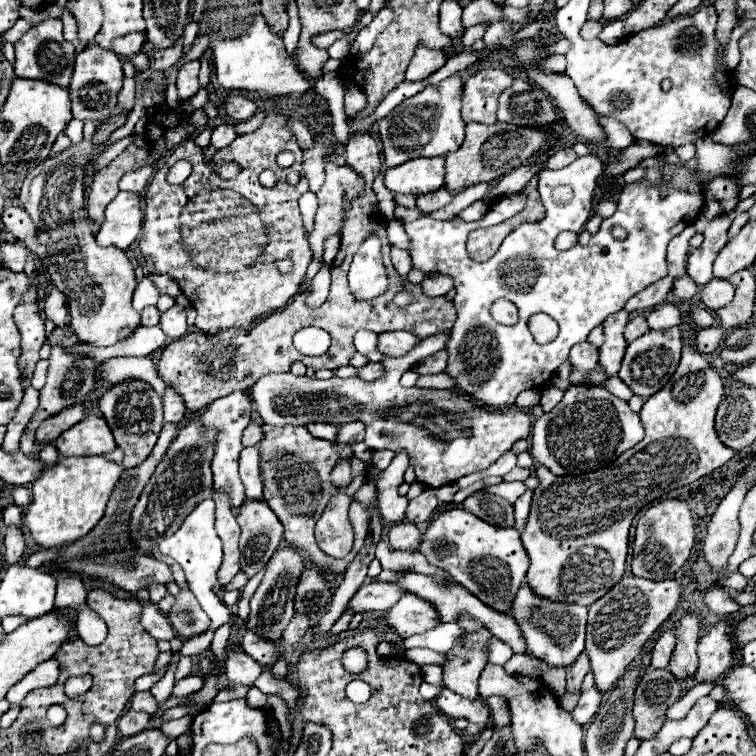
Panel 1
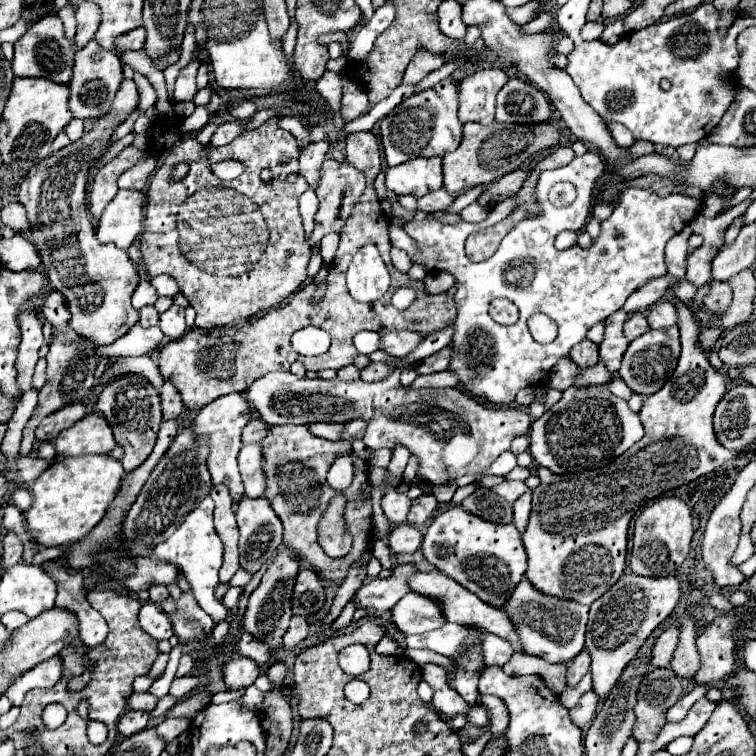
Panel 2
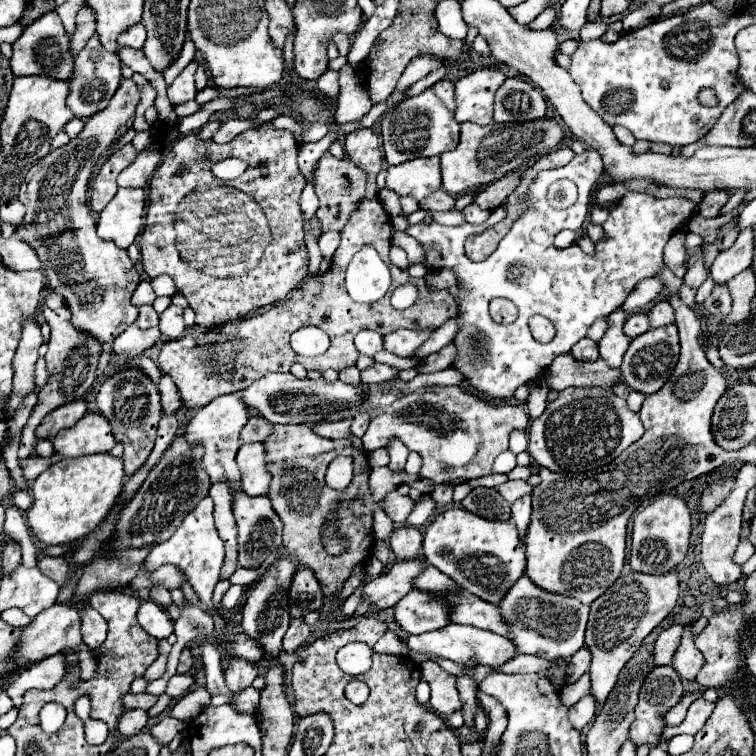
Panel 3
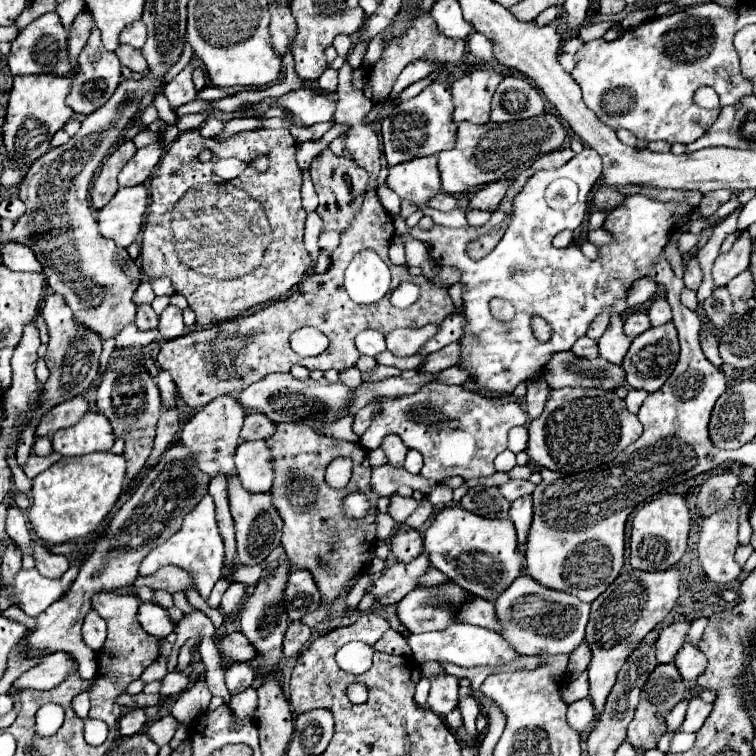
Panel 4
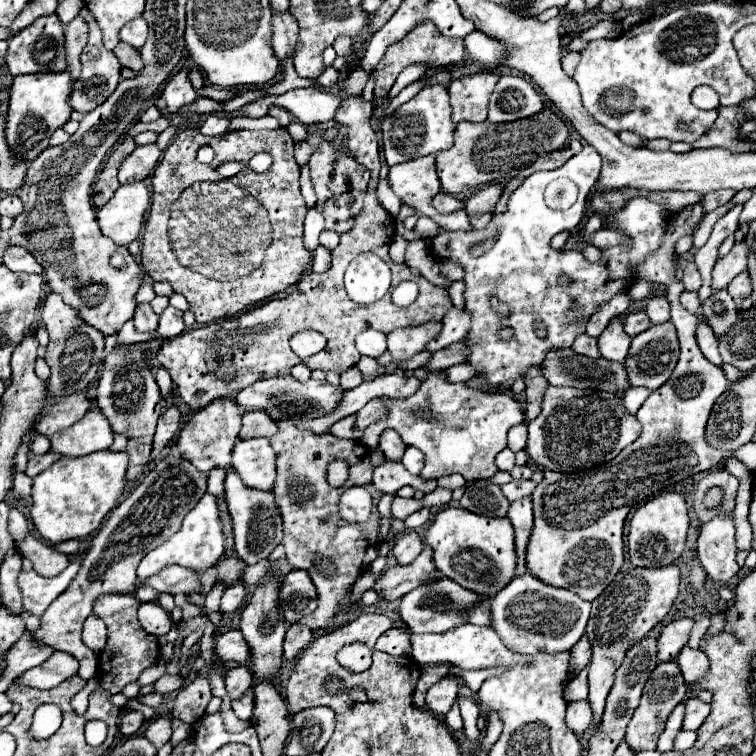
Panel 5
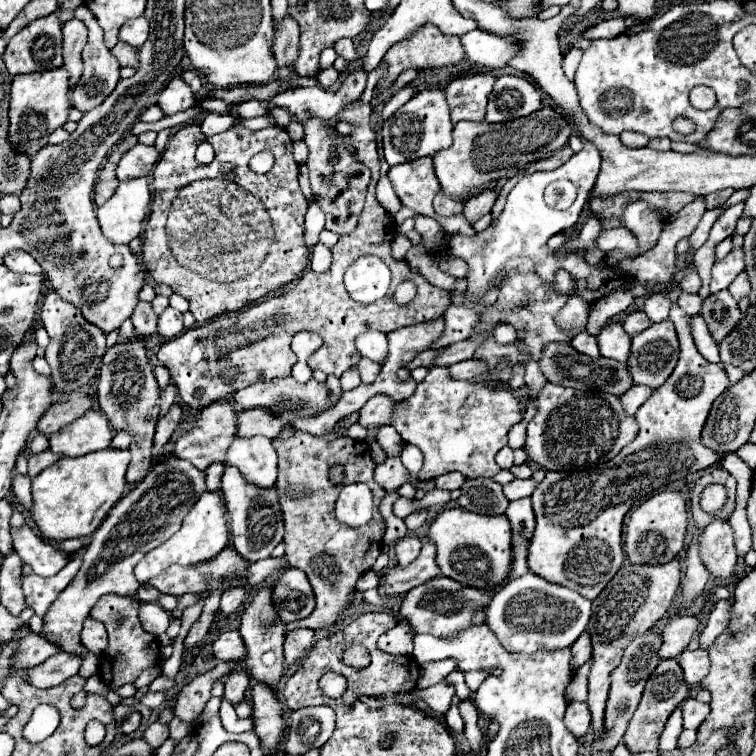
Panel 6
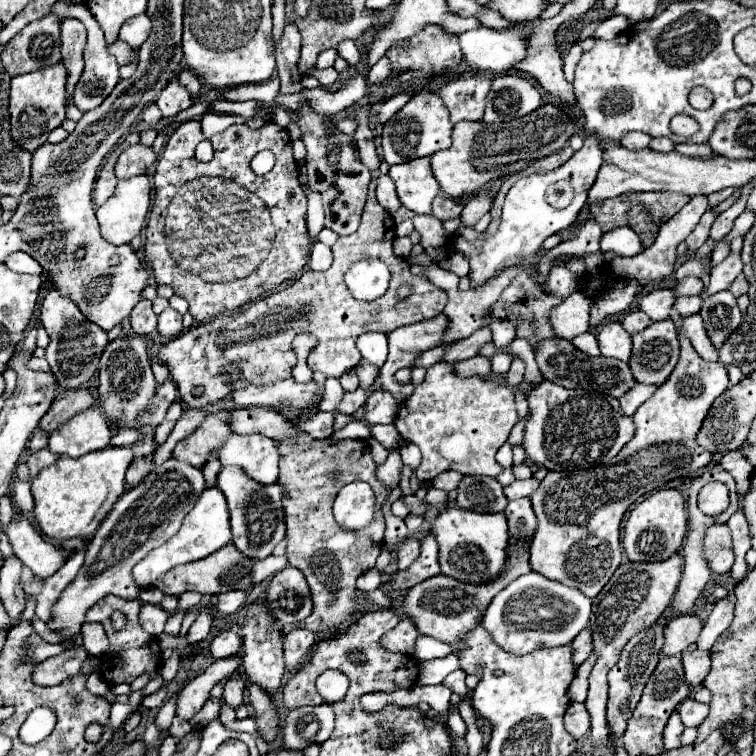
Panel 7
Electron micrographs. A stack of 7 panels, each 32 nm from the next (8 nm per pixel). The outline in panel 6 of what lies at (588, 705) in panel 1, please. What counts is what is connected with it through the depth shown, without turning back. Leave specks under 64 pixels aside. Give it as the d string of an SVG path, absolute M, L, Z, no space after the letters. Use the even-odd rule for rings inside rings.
M570 702L564 716L564 724L576 738L582 738L590 728L588 706L584 702Z

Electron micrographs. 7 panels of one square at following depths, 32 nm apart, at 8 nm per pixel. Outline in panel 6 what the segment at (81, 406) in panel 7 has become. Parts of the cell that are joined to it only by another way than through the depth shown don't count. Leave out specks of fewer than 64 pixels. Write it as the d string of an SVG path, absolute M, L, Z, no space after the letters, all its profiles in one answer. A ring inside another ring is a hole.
M64 392L58 400L46 410L46 414L38 422L38 430L42 434L58 432L60 428L68 426L72 420L82 416L88 408L92 408L94 400L86 392Z

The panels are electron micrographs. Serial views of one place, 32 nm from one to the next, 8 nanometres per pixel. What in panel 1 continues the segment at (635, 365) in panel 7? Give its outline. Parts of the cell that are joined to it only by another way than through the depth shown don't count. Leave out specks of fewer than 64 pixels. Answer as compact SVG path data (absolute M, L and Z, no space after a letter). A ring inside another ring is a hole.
M674 326L670 330L650 330L648 334L636 338L634 342L628 344L624 360L622 360L622 368L618 372L618 378L622 378L622 382L638 396L642 398L650 398L652 394L656 394L674 374L678 360L680 360L680 350L682 350L682 342L680 342L680 328Z

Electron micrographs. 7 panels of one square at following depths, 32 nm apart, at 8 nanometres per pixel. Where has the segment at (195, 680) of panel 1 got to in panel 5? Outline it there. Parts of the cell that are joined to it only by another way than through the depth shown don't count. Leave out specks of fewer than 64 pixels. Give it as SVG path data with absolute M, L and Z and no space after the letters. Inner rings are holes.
M164 674L160 680L154 682L154 690L160 692L160 694L172 692L172 690L176 690L180 686L182 686L182 678L180 676L170 676L170 674Z

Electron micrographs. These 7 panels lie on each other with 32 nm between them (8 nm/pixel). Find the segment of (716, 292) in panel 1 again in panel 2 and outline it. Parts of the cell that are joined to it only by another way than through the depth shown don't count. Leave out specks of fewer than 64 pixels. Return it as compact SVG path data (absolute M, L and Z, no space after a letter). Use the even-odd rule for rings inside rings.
M712 282L710 294L704 298L706 310L714 316L722 316L724 310L730 306L730 302L732 302L732 290L728 282Z

